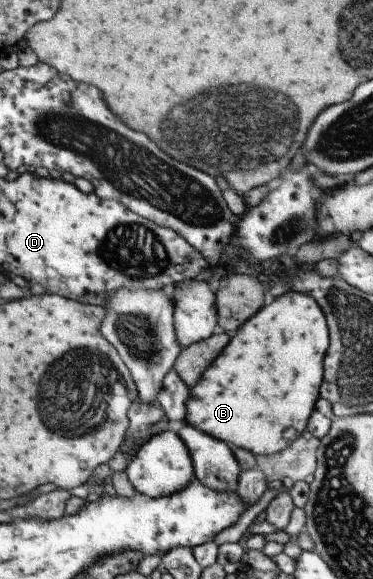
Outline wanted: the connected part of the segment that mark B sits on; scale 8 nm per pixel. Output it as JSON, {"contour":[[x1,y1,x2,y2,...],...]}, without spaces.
{"contour":[[288,291,282,297,269,300,262,311,252,317,232,335,225,352,214,361,188,399,188,417,196,429,212,437,246,449,255,455,280,454,293,445,305,432,314,401,320,398,322,357,328,347,328,327,318,305,298,291]]}

